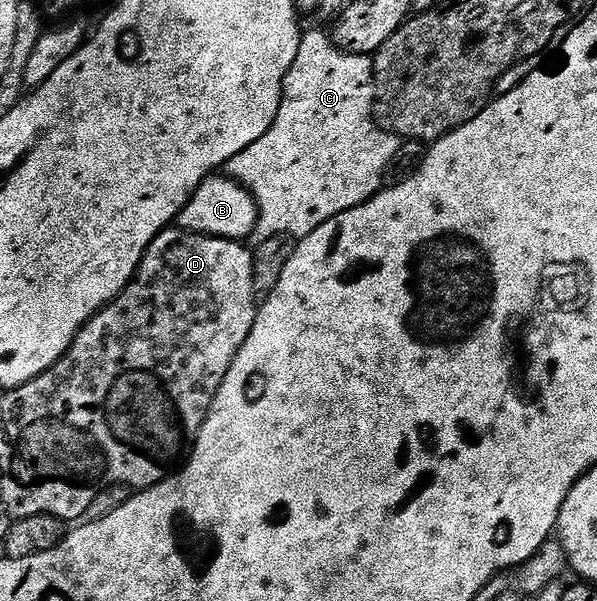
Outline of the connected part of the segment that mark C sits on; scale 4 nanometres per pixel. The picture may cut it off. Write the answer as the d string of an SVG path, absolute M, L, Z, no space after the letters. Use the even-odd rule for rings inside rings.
M306 31L302 35L299 42L299 54L295 54L295 62L291 62L291 70L285 76L279 114L275 118L271 130L267 130L267 134L263 134L263 138L259 138L259 142L251 142L251 146L247 146L247 150L235 154L235 158L228 160L223 169L224 175L228 176L230 180L235 180L237 183L242 184L253 196L253 201L257 203L255 236L258 241L266 240L272 236L292 236L294 238L310 236L319 226L323 226L323 222L327 222L347 210L351 210L363 202L372 200L381 191L386 183L385 171L388 170L389 163L396 158L397 151L400 150L403 140L396 132L388 132L388 130L378 124L375 115L376 99L377 86L373 83L373 61L370 57L356 56L350 52L344 52L341 48L336 48L328 31Z

